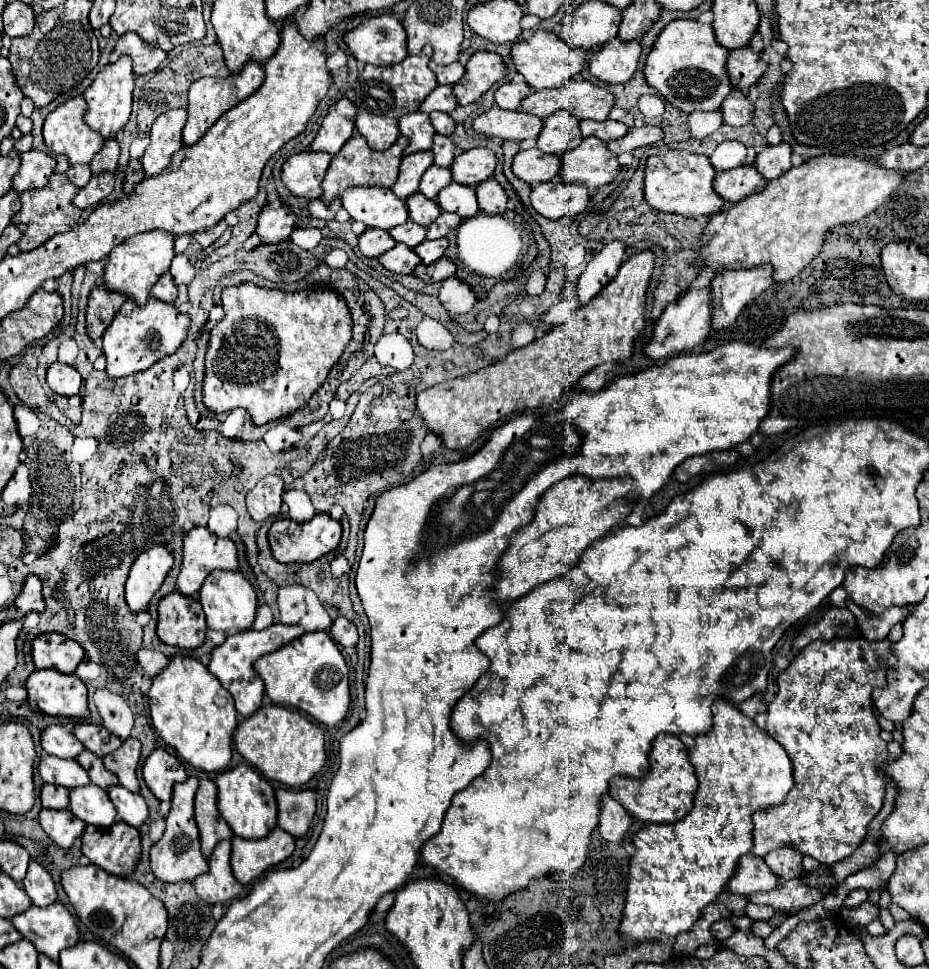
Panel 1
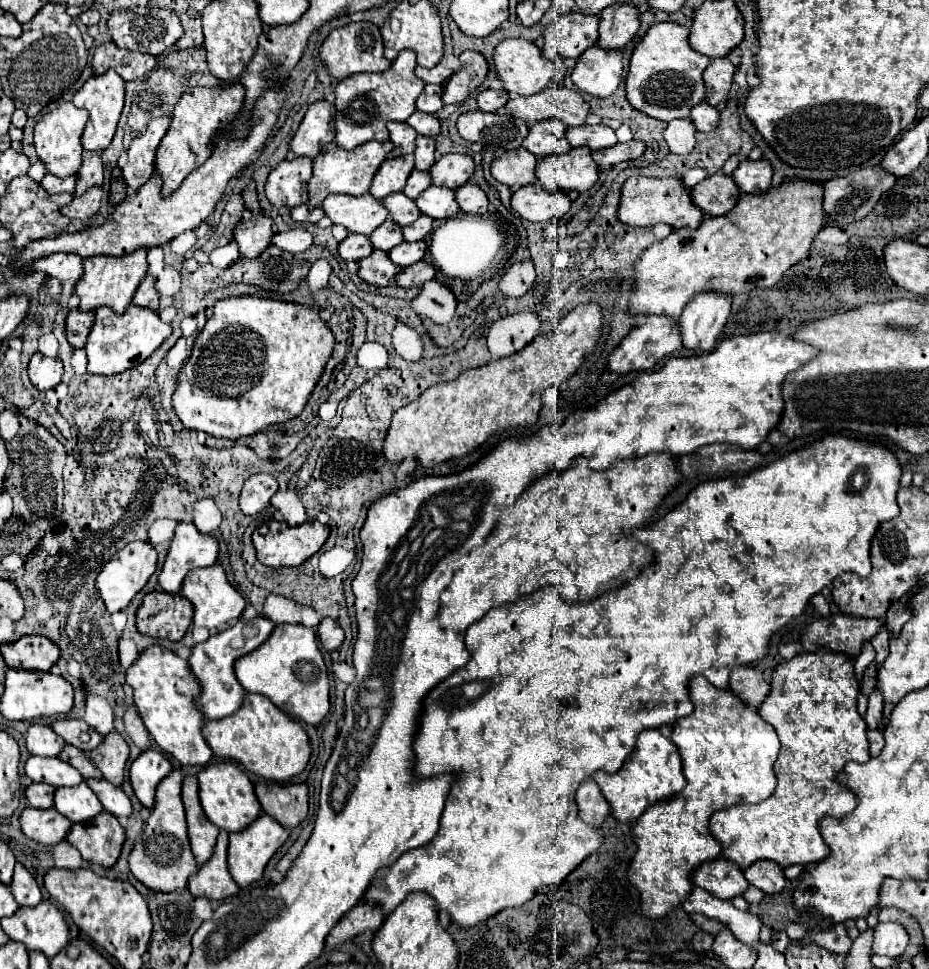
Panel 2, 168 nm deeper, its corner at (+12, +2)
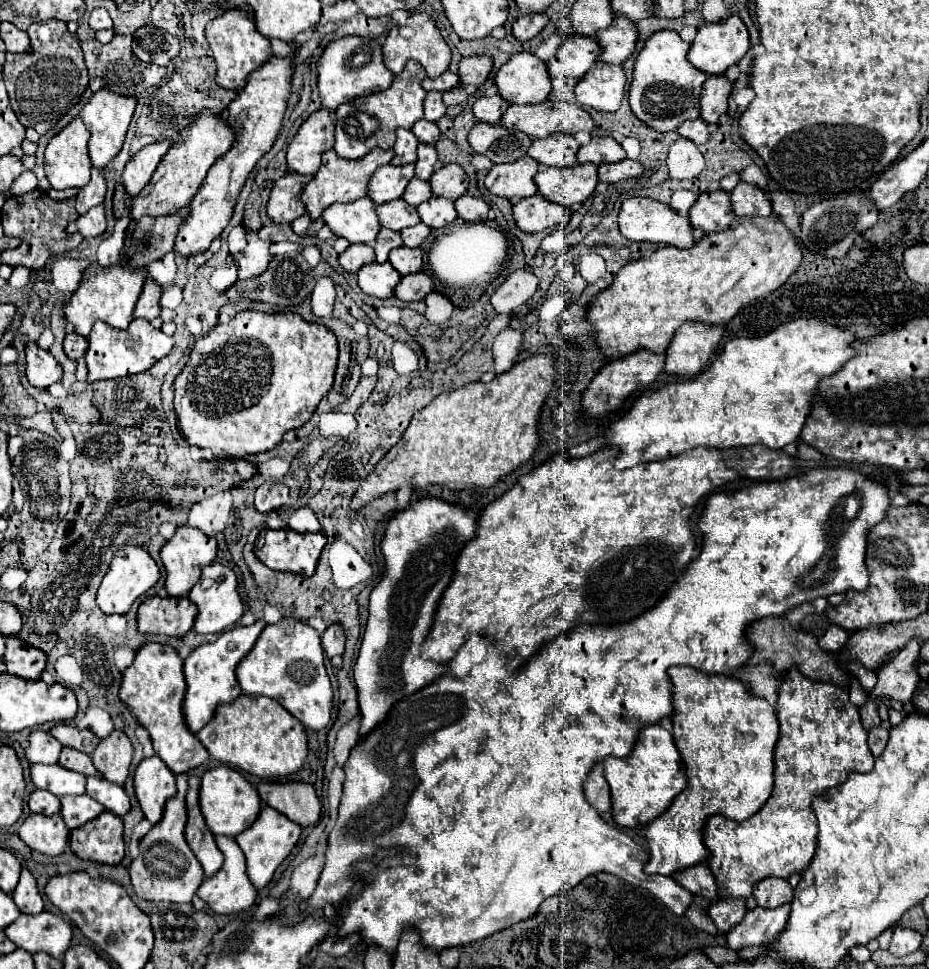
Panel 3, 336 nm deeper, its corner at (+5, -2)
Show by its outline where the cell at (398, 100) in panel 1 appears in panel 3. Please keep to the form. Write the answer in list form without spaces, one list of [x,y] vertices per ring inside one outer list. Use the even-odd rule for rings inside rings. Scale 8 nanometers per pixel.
[[[410,60],[406,68],[394,76],[394,82],[388,90],[368,94],[364,98],[364,104],[342,104],[336,108],[336,144],[334,150],[342,158],[362,158],[372,148],[392,148],[394,146],[394,132],[396,128],[412,128],[416,120],[424,118],[422,114],[422,102],[426,98],[426,90],[422,90],[422,80],[426,78],[426,72],[422,70],[420,62]]]

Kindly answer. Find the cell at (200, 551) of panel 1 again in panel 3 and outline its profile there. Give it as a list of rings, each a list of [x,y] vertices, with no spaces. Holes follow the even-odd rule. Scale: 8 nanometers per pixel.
[[[180,526],[172,540],[168,540],[162,550],[160,558],[166,568],[166,592],[168,596],[188,596],[188,592],[198,582],[202,568],[212,564],[218,554],[218,544],[214,538],[202,534],[192,526]]]

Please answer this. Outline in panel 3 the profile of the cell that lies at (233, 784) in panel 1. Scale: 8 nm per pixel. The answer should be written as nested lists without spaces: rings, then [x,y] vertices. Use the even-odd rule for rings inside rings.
[[[216,766],[202,776],[200,808],[202,808],[202,814],[206,818],[208,828],[214,834],[236,836],[236,834],[240,834],[242,830],[248,830],[254,824],[254,820],[260,814],[262,802],[260,802],[256,788],[238,770],[234,770],[230,766]]]

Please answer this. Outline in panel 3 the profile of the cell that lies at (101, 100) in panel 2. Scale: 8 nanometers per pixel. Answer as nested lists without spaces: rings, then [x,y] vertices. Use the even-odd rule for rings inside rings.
[[[98,90],[84,104],[84,108],[80,110],[80,118],[84,120],[86,128],[90,130],[90,148],[88,150],[90,150],[90,160],[94,166],[104,168],[120,152],[124,138],[126,138],[130,118],[134,114],[134,108],[136,108],[134,96],[120,96],[120,94],[114,94],[112,90]]]

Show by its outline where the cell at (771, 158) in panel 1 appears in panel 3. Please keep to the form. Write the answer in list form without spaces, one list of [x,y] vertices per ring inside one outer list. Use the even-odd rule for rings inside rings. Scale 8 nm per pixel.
[[[740,182],[732,192],[730,192],[732,208],[738,218],[746,214],[758,214],[758,216],[768,216],[772,212],[772,204],[762,188],[750,182]]]

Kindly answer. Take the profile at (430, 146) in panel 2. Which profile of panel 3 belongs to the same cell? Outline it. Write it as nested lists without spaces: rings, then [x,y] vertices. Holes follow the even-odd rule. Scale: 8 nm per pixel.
[[[420,144],[418,146],[418,160],[416,160],[416,176],[420,180],[428,180],[434,174],[438,162],[438,152],[430,144]]]

